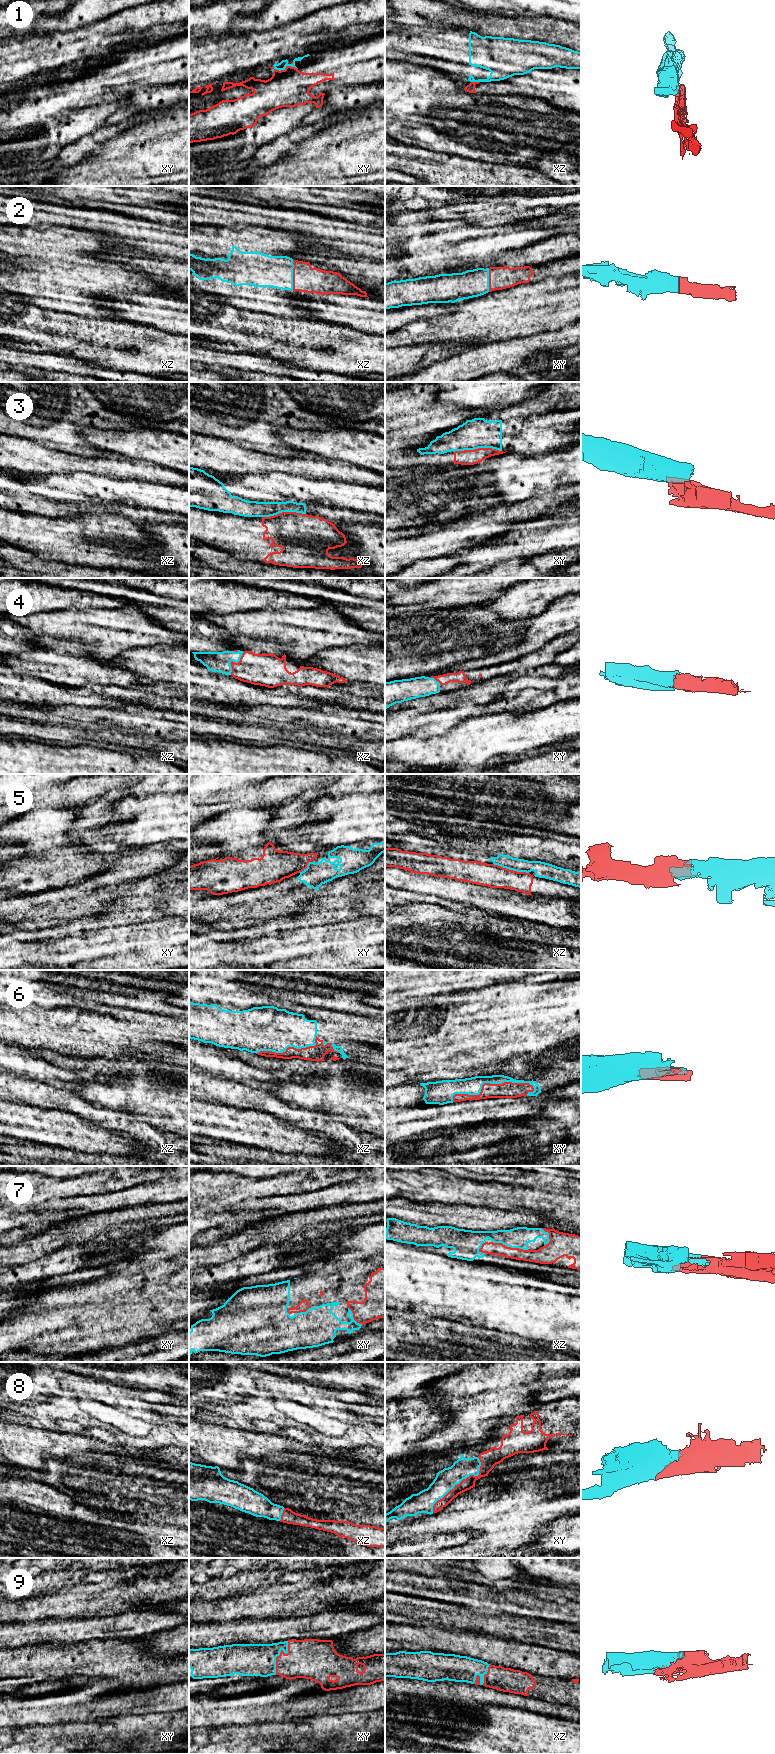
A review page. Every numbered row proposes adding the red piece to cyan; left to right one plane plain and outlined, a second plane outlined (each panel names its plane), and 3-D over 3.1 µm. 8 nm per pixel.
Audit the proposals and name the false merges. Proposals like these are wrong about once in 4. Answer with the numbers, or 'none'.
1, 3, 5

